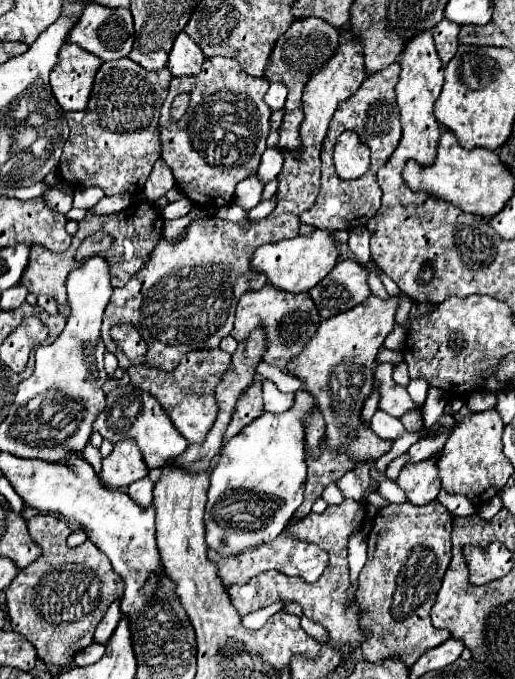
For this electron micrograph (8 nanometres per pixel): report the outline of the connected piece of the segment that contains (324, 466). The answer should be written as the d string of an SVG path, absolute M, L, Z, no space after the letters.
M324 442L320 444L322 448L322 456L314 458L312 454L308 454L308 480L306 480L306 492L304 492L304 502L300 504L300 510L296 510L296 518L304 518L312 504L320 498L322 490L336 482L346 470L352 470L354 464L348 462L346 454L332 454L332 450L328 450L324 446Z

